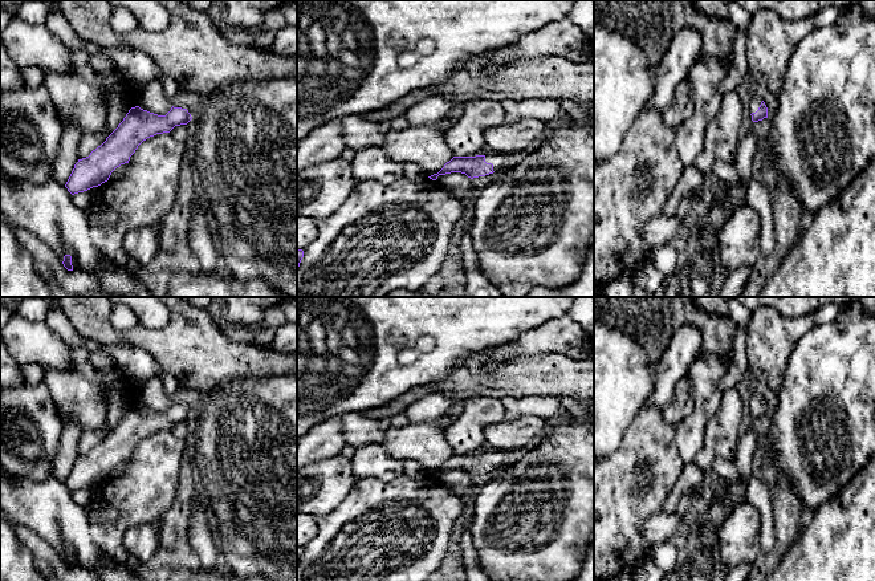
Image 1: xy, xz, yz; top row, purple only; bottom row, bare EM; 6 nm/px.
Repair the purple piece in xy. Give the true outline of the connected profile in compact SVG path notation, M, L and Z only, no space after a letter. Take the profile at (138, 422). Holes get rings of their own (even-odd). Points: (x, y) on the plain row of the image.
M139 403L131 405L123 418L101 443L93 447L89 454L78 456L65 484L74 492L101 483L109 478L117 464L129 460L130 454L143 438L156 431L170 430L175 423L187 422L191 417L192 414L188 407L182 405L172 403L166 413L150 410Z

